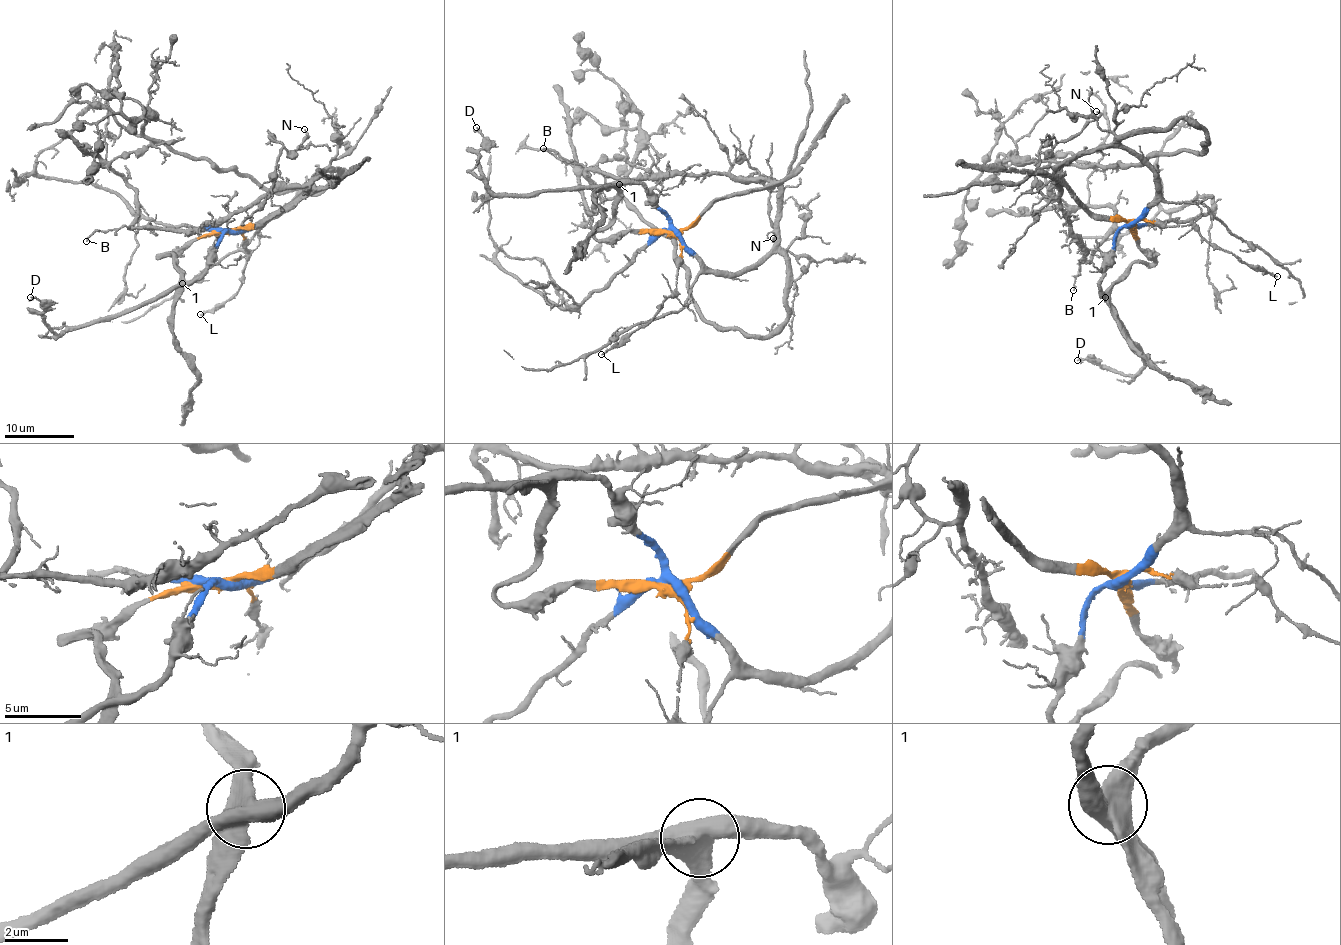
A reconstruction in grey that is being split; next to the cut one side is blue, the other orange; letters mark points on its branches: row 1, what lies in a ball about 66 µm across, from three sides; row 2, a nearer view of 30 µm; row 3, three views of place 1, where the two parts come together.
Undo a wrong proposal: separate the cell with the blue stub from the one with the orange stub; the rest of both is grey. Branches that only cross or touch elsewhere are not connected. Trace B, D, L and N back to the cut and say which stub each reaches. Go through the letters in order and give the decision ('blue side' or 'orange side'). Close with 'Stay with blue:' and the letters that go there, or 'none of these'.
B: blue side
D: blue side
L: orange side
N: blue side
Stay with blue: B, D, N

